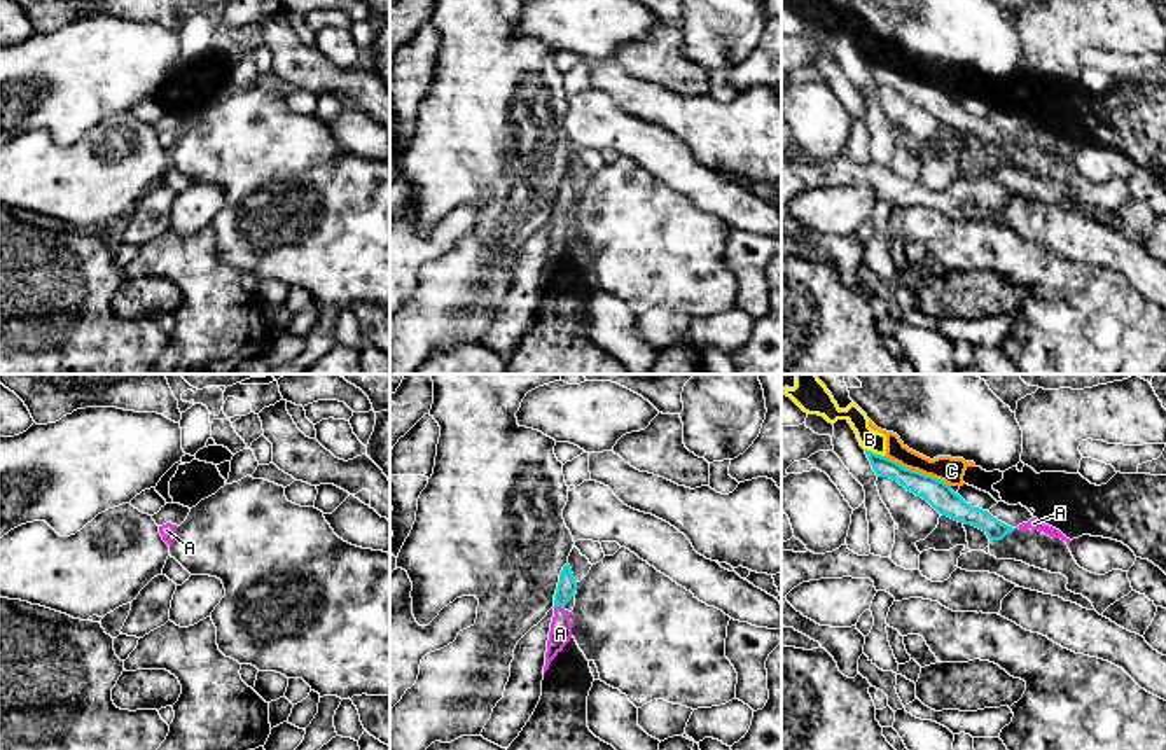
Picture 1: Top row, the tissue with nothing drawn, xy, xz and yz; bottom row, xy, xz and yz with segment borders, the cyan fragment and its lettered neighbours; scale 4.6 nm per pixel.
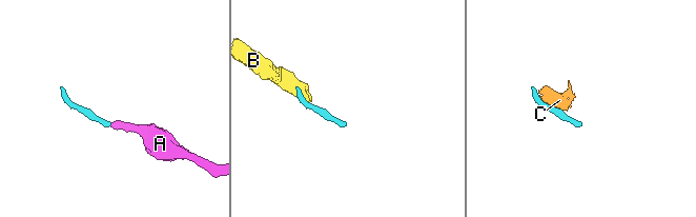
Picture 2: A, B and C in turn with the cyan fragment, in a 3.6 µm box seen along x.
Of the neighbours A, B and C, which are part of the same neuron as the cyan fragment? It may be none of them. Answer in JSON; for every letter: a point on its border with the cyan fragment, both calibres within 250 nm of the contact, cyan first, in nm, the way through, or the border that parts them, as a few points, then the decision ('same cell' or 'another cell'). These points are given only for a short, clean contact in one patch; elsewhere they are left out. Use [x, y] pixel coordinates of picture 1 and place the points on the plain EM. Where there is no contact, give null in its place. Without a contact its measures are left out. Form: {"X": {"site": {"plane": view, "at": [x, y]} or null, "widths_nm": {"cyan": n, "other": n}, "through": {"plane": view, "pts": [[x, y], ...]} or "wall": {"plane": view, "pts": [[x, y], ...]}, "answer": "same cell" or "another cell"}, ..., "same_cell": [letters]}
{"A": {"site": {"plane": "xz", "at": [560, 214]}, "widths_nm": {"cyan": 90, "other": 100}, "through": {"plane": "xz", "pts": [[567, 194], [560, 214], [560, 242]]}, "answer": "same cell"}, "B": {"site": {"plane": "yz", "at": [874, 62]}, "widths_nm": {"cyan": 100, "other": 100}, "wall": {"plane": "yz", "pts": [[866, 56], [883, 65]]}, "answer": "another cell"}, "C": {"site": {"plane": "yz", "at": [916, 79]}, "widths_nm": {"cyan": 120, "other": 120}, "wall": {"plane": "yz", "pts": [[885, 63], [906, 76], [939, 86], [950, 95]]}, "answer": "another cell"}, "same_cell": ["A"]}

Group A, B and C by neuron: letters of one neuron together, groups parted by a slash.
A / B C

